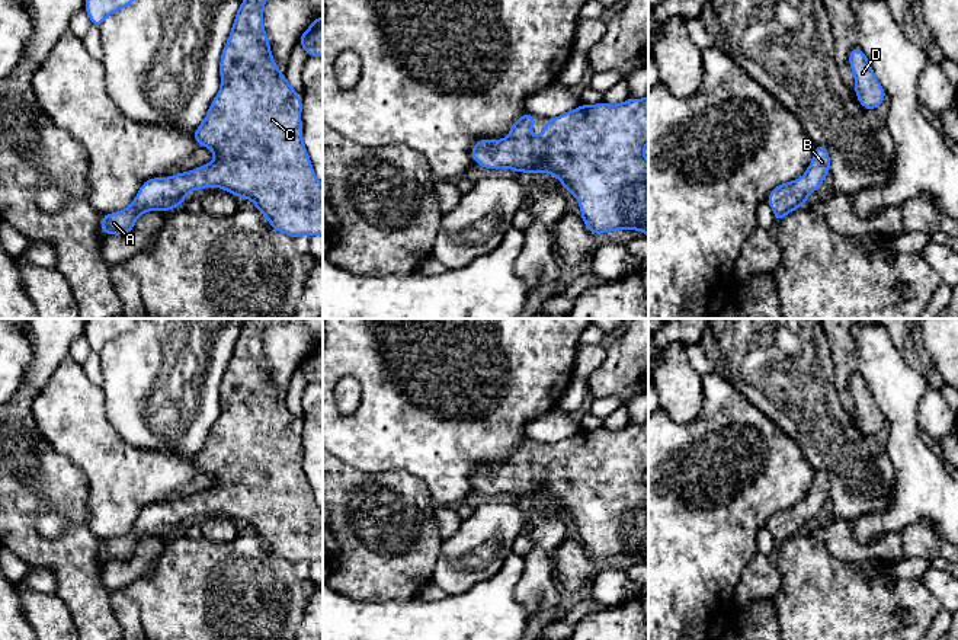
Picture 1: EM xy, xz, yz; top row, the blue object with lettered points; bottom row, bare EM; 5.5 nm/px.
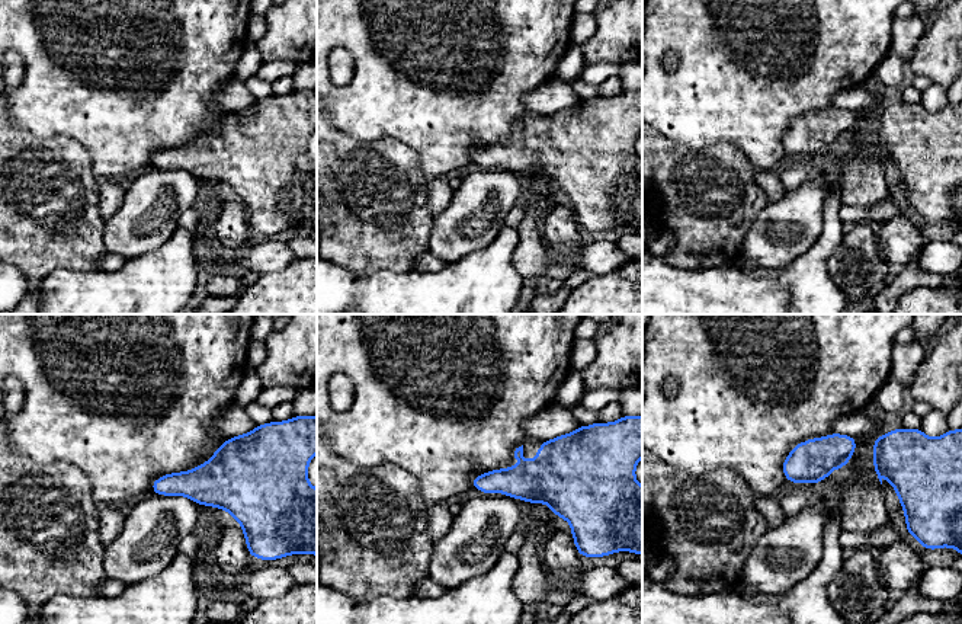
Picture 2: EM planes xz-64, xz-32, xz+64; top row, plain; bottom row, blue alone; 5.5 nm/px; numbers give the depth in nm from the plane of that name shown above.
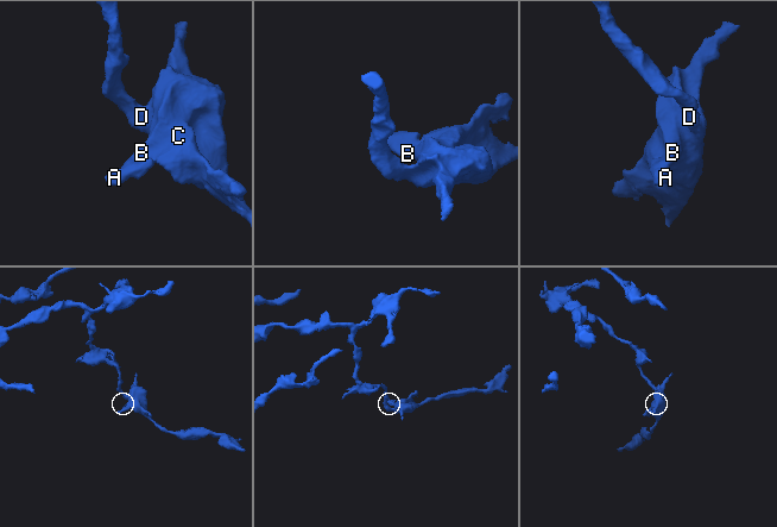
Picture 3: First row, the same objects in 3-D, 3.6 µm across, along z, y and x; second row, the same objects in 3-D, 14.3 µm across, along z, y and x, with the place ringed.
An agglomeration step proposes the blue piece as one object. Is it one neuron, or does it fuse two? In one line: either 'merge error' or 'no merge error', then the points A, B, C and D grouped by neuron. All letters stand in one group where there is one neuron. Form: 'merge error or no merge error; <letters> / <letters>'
no merge error; A B C D

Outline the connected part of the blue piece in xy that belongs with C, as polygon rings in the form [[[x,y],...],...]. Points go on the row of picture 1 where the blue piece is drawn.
[[[243,0],[240,4],[221,52],[220,92],[193,134],[199,145],[215,153],[215,159],[189,172],[145,180],[128,208],[102,215],[103,236],[131,233],[141,214],[174,209],[186,202],[188,192],[202,188],[221,188],[250,199],[273,230],[292,239],[323,236],[323,185],[304,145],[302,100],[272,57],[263,25],[266,1]]]

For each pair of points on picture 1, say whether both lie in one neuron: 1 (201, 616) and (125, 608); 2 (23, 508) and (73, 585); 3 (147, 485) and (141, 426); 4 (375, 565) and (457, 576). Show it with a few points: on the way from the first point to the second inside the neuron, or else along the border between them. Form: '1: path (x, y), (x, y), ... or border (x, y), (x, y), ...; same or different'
1: border (122, 591), (137, 605), (141, 624); different
2: path (23, 527), (60, 566); same
3: border (114, 428), (133, 445), (166, 450), (176, 454); different
4: border (442, 540), (429, 581); different

